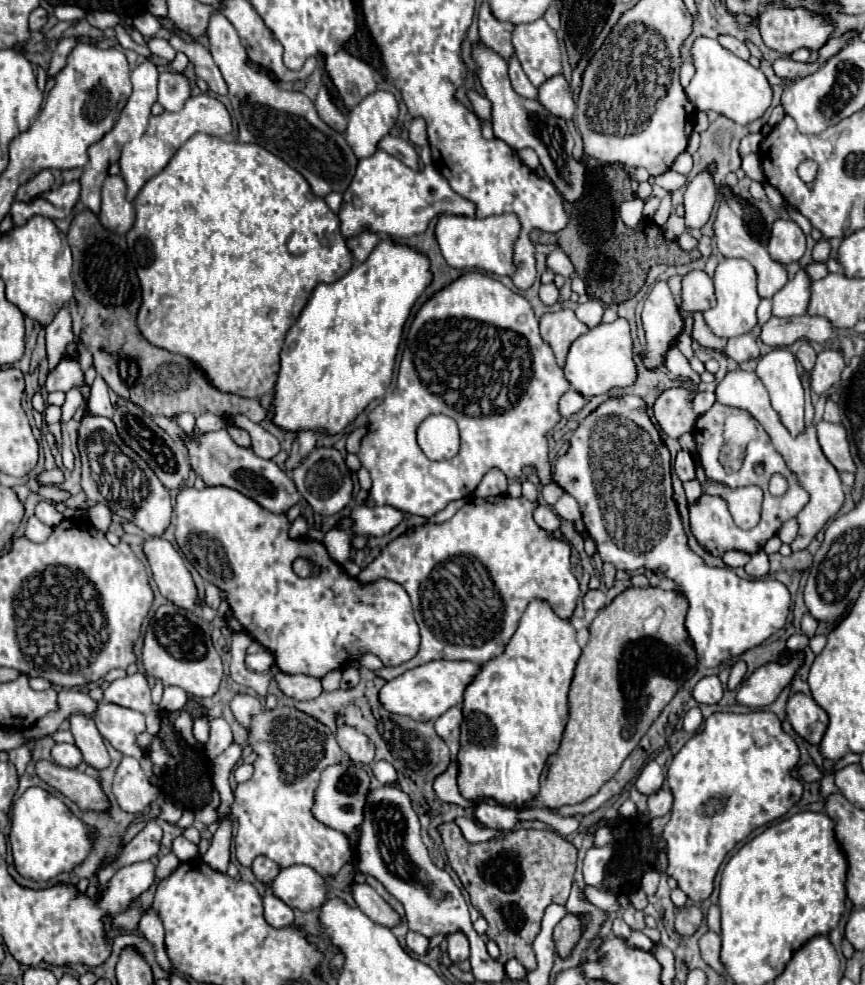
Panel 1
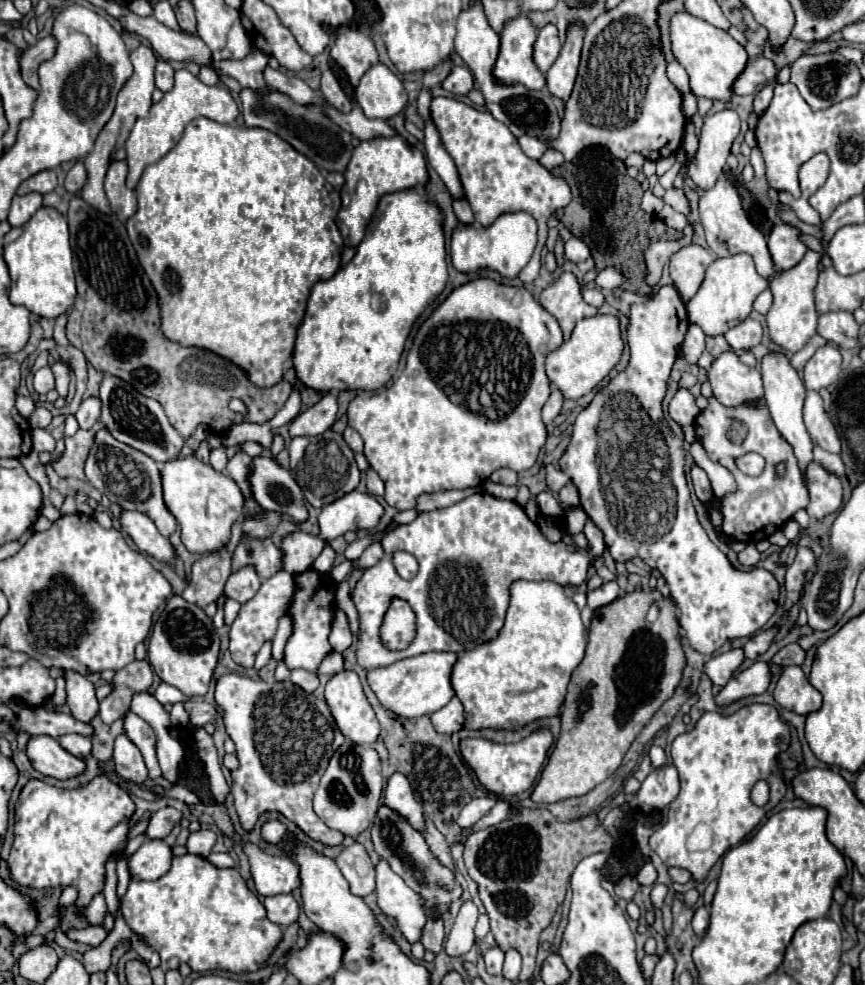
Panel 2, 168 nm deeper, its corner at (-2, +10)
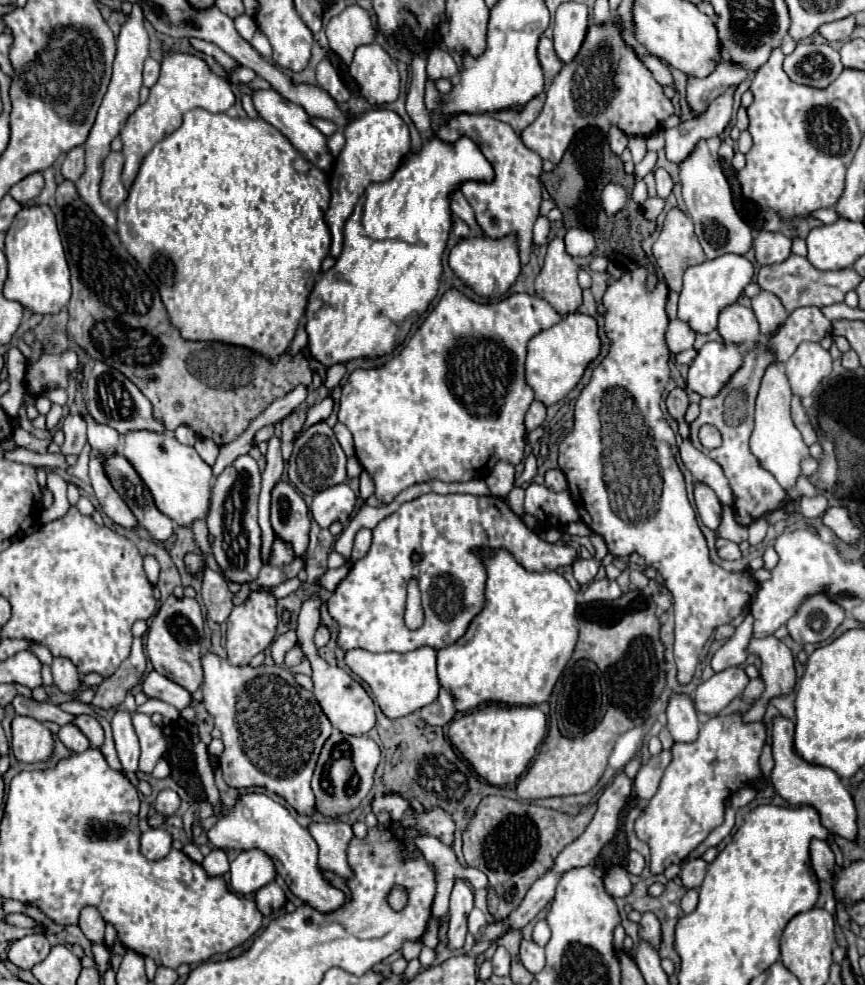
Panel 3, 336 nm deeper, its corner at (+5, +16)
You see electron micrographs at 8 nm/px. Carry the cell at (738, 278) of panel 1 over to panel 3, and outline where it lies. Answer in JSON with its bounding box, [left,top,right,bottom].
[679,254,755,334]

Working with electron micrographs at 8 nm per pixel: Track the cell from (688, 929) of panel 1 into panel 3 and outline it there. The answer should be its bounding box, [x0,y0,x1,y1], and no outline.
[681,858,707,890]

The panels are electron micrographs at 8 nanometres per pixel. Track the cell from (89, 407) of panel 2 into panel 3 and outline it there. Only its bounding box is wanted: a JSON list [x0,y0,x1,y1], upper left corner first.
[61,414,87,454]

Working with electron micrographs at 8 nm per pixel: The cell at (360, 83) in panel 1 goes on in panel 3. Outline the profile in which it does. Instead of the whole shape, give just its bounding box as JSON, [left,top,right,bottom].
[325,6,375,64]

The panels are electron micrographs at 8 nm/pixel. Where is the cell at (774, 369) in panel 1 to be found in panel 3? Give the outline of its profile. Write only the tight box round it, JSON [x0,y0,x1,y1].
[751,364,809,490]

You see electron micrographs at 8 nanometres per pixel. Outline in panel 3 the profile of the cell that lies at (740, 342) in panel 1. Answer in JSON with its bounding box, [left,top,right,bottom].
[719,304,759,344]

